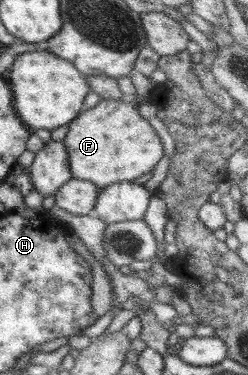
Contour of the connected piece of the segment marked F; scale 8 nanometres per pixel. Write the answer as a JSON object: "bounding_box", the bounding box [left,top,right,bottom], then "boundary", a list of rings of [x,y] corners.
{"bounding_box":[62,99,164,188],"boundary":[[[102,99],[94,108],[82,111],[73,118],[67,127],[69,131],[62,141],[68,153],[72,176],[93,182],[99,188],[115,182],[133,181],[136,177],[149,174],[164,156],[160,137],[150,123],[139,114],[138,108],[129,102],[129,99]]]}

